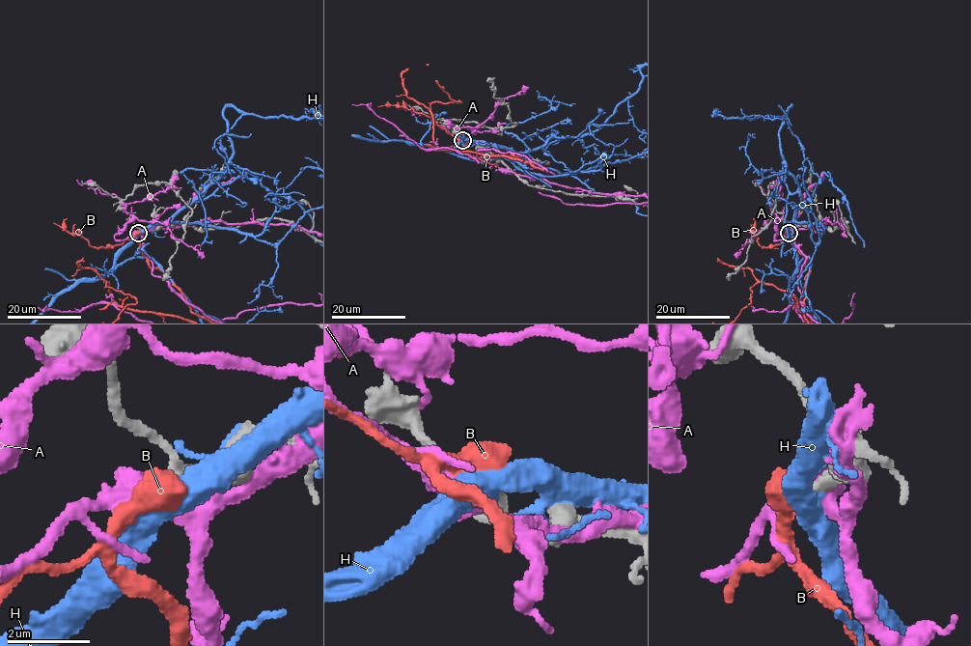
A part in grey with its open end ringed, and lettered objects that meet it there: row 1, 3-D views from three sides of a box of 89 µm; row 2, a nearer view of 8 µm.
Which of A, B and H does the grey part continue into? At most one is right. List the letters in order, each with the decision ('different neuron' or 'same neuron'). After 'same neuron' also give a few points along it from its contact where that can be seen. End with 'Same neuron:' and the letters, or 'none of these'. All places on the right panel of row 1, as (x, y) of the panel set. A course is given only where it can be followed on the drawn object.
A: different neuron
B: same neuron
H: different neuron
Same neuron: B

